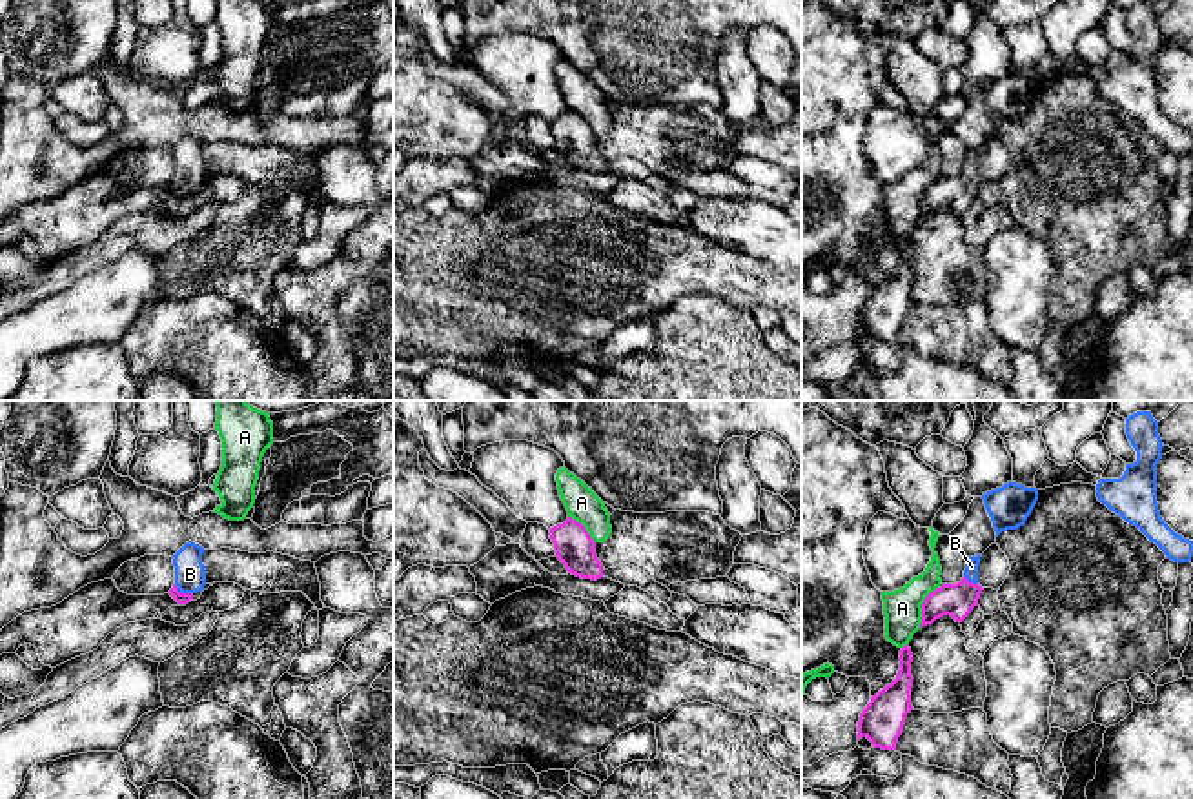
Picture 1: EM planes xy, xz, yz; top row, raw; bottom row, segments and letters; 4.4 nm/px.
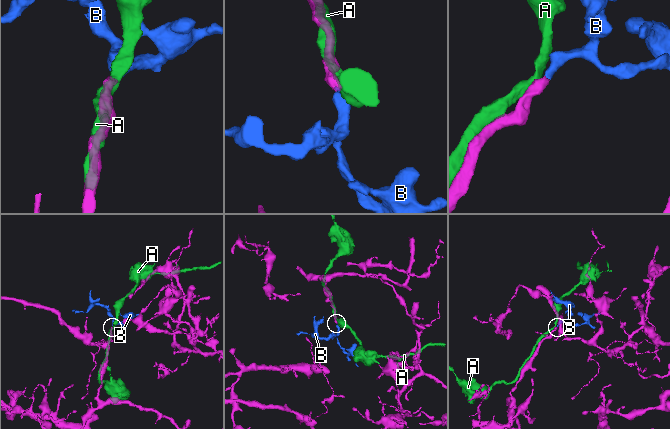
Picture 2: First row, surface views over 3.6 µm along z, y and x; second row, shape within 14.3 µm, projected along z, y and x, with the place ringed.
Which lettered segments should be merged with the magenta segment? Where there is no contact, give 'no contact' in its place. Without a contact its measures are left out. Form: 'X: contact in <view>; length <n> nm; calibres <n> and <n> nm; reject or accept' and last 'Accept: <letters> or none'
A: contact in yz; length 220 nm; calibres 150 and 170 nm; reject
B: contact in xy; length 100 nm; calibres 50 and 140 nm; accept
Accept: B

